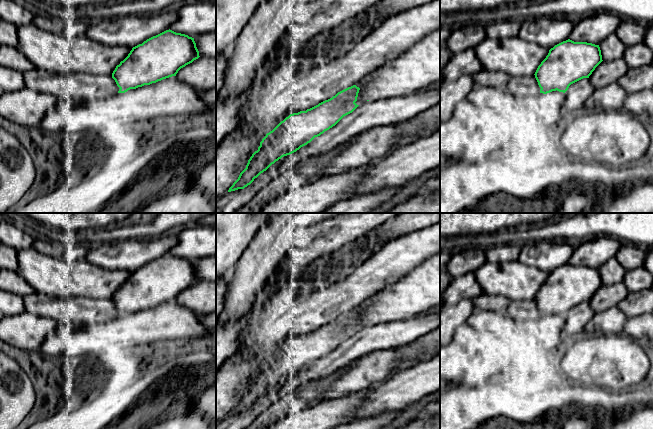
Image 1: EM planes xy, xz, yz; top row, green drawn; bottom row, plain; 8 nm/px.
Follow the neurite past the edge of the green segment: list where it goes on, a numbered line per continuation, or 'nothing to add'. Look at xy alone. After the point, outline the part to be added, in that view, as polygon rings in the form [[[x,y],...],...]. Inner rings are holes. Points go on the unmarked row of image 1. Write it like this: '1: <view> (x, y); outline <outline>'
nothing to add

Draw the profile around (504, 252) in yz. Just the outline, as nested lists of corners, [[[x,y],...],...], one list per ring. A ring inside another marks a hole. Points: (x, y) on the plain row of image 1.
[[[500,244],[498,246],[485,247],[487,262],[513,262],[518,261],[521,252],[521,244]]]

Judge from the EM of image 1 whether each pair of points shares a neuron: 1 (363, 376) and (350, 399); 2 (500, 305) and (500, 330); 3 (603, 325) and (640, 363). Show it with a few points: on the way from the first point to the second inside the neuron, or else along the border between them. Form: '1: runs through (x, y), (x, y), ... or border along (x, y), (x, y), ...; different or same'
1: border along (367, 388), (332, 399); different
2: border along (476, 311), (493, 310), (505, 314); different
3: border along (622, 332), (592, 336); different

